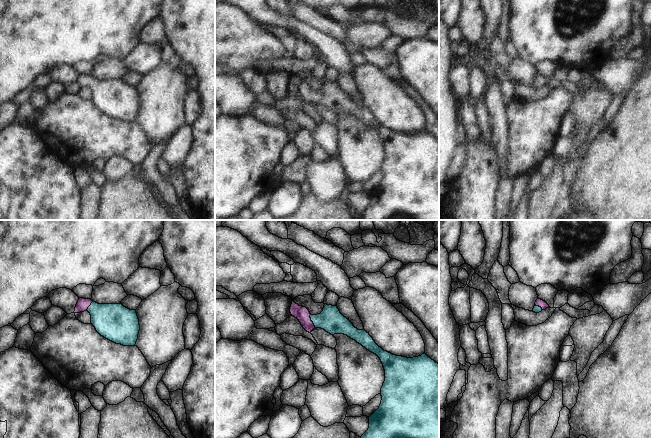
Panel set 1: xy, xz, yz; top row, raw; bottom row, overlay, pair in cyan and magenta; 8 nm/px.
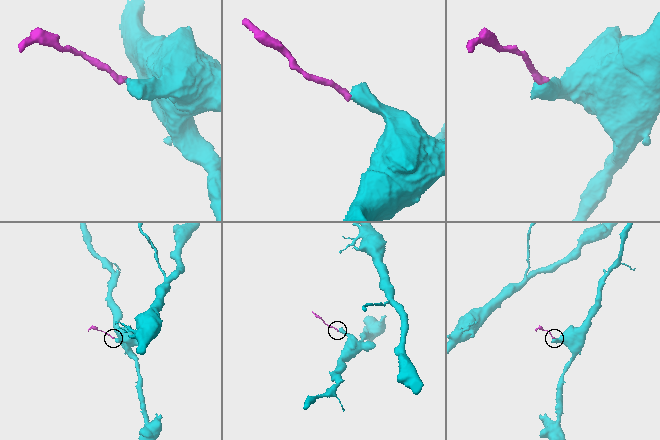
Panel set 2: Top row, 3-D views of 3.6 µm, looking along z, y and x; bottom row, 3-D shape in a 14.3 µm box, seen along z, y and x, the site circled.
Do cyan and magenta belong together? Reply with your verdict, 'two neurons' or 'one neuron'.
one neuron

